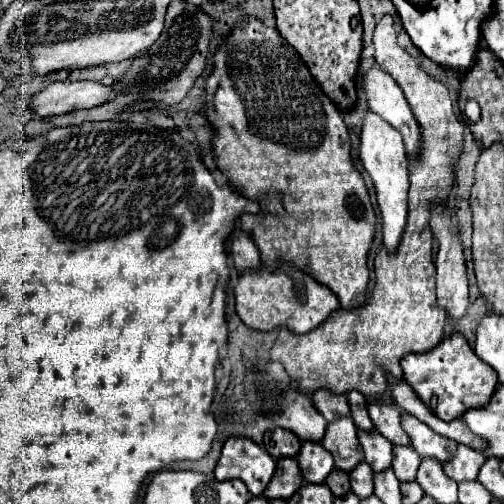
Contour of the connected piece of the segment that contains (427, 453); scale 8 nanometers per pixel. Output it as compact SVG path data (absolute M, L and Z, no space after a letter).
M405 412L401 416L401 426L409 434L411 446L421 458L435 458L441 464L453 458L453 452L457 450L457 442L433 432L427 424L417 420L415 416Z

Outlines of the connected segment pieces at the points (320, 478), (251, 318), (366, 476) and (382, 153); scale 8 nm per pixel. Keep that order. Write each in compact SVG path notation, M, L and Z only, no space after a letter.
M303 442L297 462L307 484L323 484L333 470L333 456L317 442Z
M283 266L275 272L267 268L261 268L259 272L247 270L239 276L239 282L235 286L235 302L237 314L243 320L243 324L259 332L271 332L275 328L285 326L293 334L307 334L339 310L339 302L327 286L315 282L301 270L289 266Z
M367 462L359 464L355 472L351 472L349 476L351 476L351 490L355 496L365 500L373 494L373 470L369 468Z
M369 112L361 130L359 158L375 184L377 202L383 214L383 244L387 252L395 252L399 248L407 224L407 190L409 190L409 160L405 154L401 134L395 128L391 128L391 124L387 124L383 118Z

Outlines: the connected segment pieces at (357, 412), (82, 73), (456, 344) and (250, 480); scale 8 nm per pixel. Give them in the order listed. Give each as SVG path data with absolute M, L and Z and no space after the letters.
M353 390L353 392L347 394L347 400L349 400L349 406L351 406L351 418L353 418L355 426L363 432L373 432L375 428L373 428L369 414L367 414L367 402L365 402L363 394Z
M101 66L101 68L73 68L71 70L71 80L105 80L109 74L107 74L107 68Z
M461 334L443 340L431 352L407 354L401 360L405 382L421 398L421 402L441 420L451 422L461 418L469 408L485 406L497 390L497 374L483 360L475 356L471 346Z
M229 438L215 466L217 480L239 478L253 496L263 494L273 474L275 460L249 438Z

